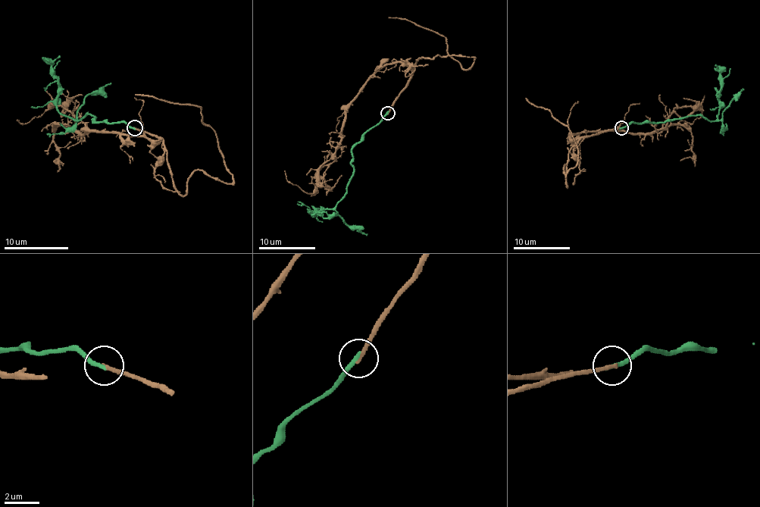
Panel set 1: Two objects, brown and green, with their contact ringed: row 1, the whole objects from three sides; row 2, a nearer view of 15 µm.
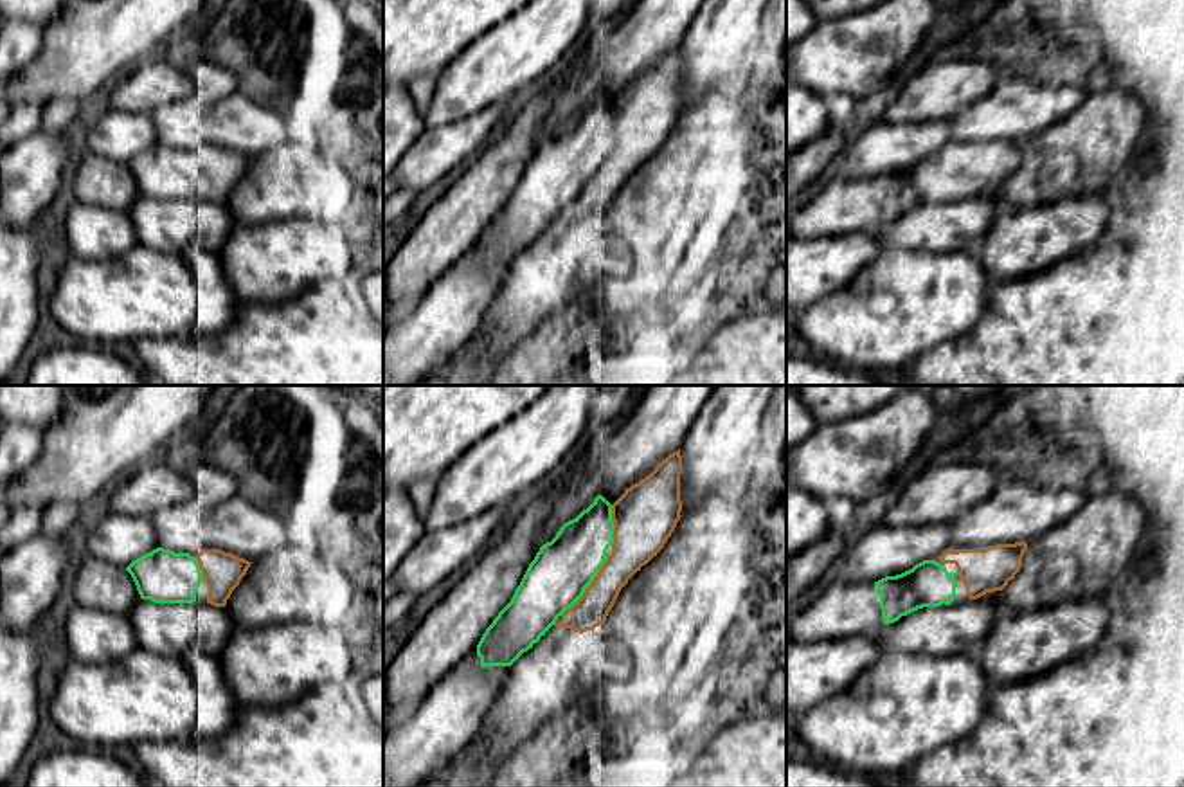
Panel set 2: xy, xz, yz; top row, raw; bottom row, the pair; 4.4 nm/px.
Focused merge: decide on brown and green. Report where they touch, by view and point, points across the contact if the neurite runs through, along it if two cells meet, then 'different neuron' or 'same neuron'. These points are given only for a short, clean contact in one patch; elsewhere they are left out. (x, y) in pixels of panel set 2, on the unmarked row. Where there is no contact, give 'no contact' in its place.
meets brown in xz at (587, 184); same neuron

